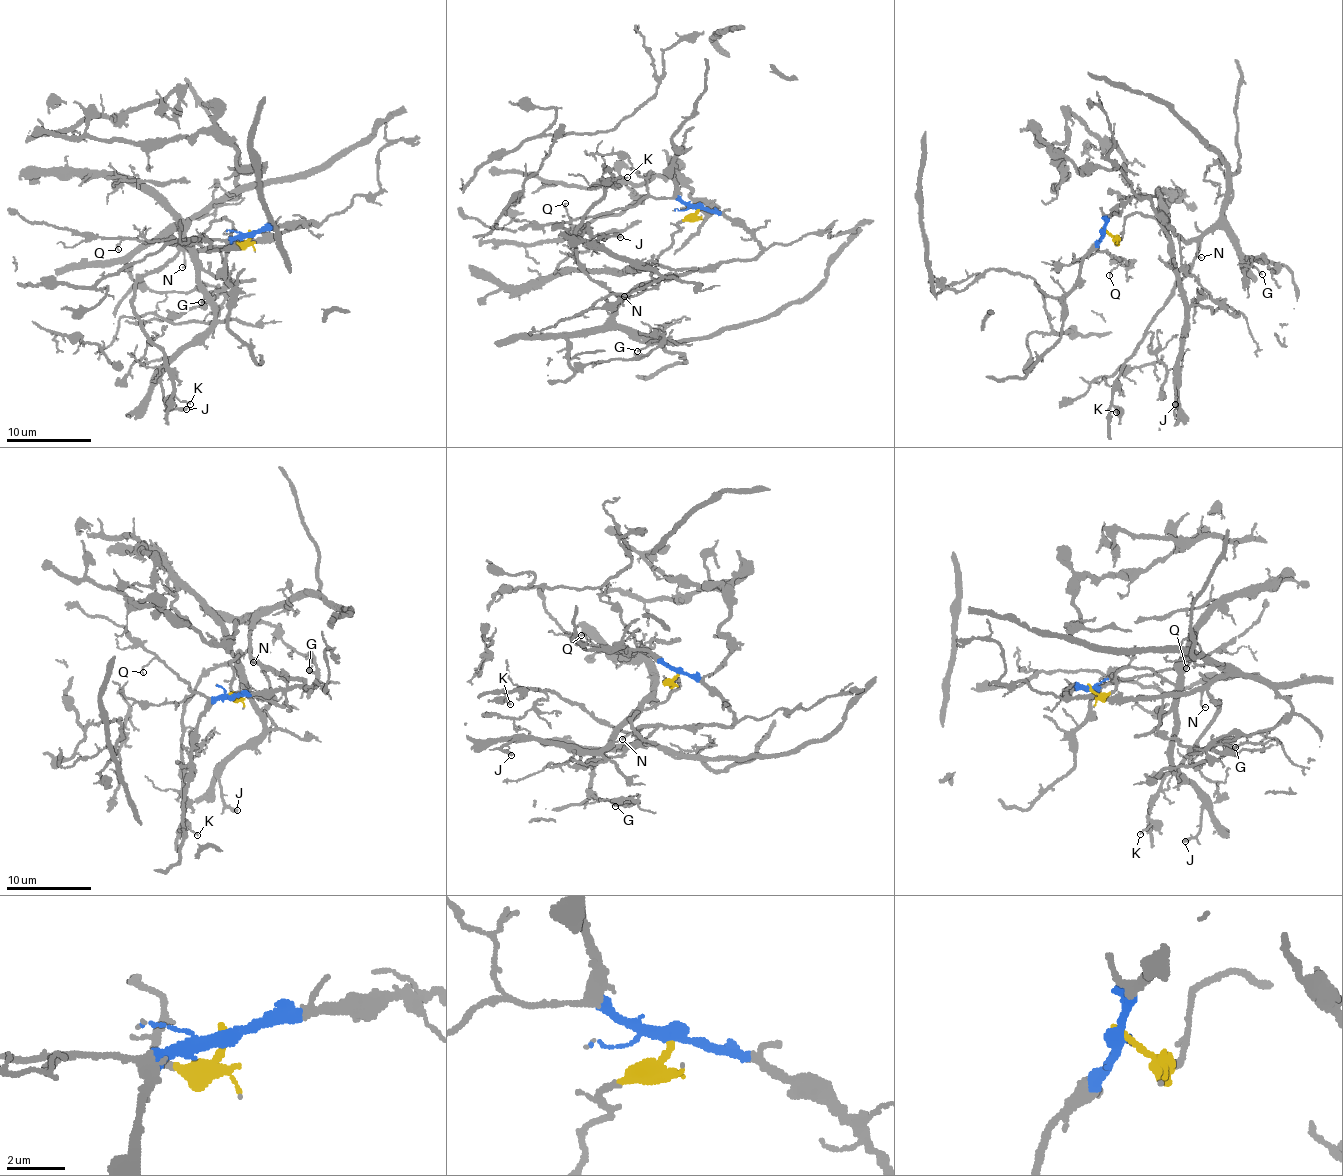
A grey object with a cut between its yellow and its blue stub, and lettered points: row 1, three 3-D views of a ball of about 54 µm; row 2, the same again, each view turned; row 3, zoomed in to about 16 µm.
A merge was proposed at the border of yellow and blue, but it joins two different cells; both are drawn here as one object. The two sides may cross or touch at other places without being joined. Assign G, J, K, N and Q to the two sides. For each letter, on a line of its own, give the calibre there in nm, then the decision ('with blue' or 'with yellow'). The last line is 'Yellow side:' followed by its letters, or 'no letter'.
G: 110 nm thick; with blue
J: 280 nm thick; with yellow
K: 130 nm thick; with blue
N: 110 nm thick; with blue
Q: 110 nm thick; with blue
Yellow side: J

